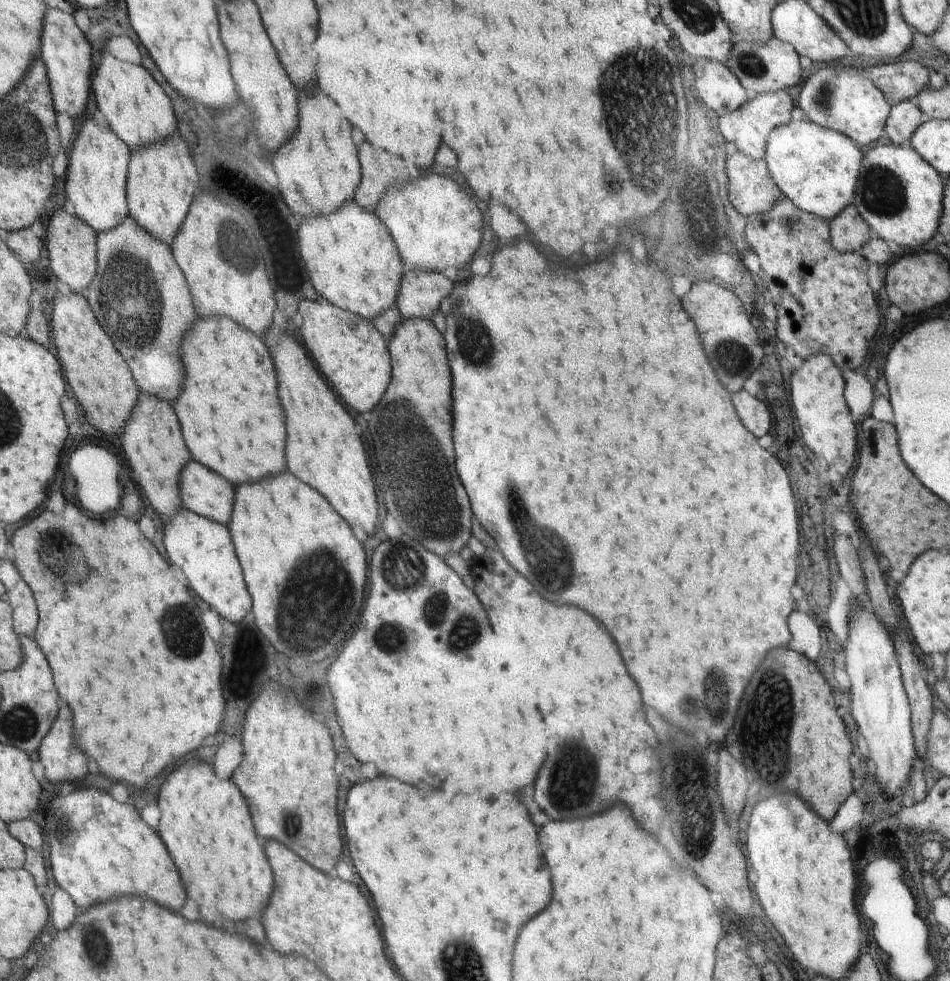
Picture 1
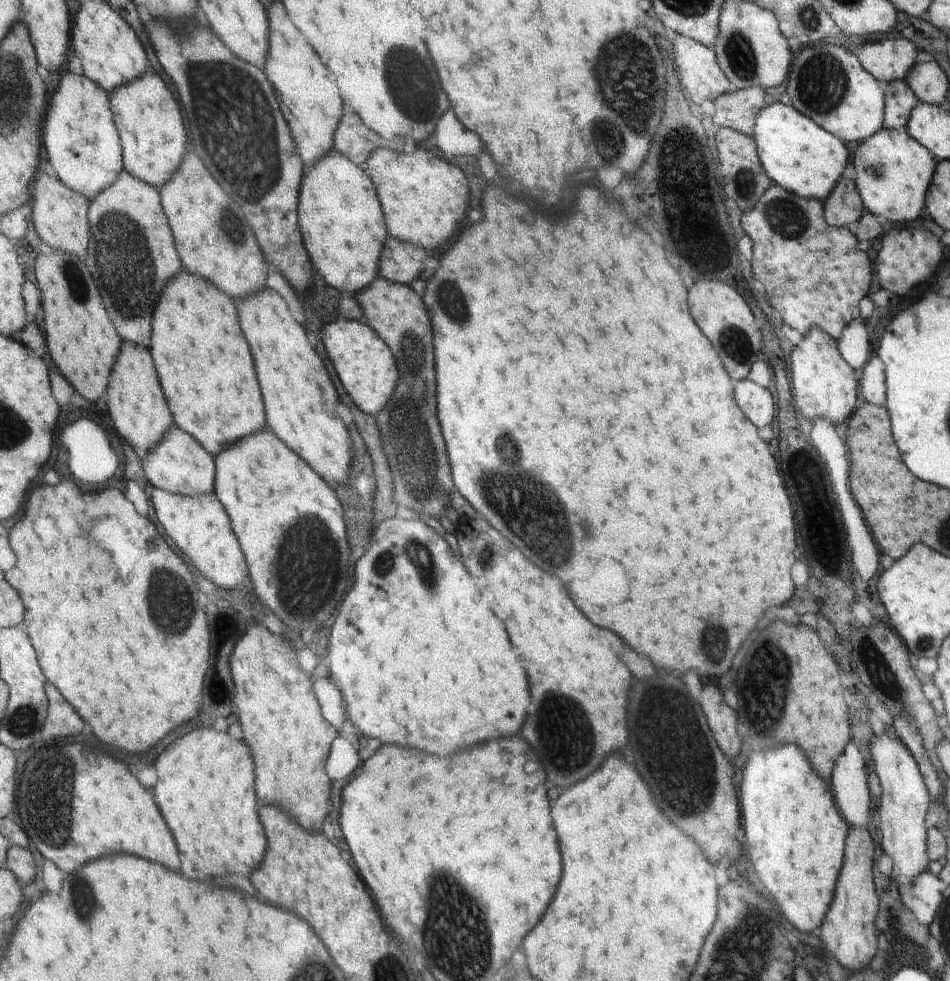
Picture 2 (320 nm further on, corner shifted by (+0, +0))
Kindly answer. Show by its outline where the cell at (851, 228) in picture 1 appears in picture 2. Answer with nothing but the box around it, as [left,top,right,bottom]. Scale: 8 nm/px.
[826,177,862,227]

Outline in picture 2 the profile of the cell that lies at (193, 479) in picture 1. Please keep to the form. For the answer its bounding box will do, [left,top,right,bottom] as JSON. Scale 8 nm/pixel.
[142,424,216,495]

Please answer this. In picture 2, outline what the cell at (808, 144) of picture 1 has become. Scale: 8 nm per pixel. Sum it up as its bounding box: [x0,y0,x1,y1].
[752,101,848,199]

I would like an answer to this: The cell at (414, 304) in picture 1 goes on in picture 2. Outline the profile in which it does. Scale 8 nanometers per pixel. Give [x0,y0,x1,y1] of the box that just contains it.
[382,238,426,284]

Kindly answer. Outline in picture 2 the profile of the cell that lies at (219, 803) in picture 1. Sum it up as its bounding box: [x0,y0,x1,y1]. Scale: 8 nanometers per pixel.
[156,728,266,878]

